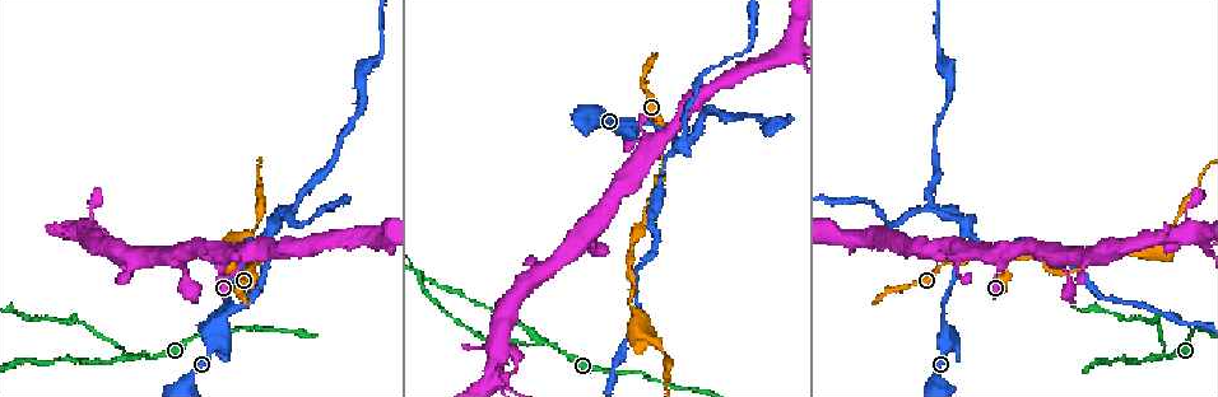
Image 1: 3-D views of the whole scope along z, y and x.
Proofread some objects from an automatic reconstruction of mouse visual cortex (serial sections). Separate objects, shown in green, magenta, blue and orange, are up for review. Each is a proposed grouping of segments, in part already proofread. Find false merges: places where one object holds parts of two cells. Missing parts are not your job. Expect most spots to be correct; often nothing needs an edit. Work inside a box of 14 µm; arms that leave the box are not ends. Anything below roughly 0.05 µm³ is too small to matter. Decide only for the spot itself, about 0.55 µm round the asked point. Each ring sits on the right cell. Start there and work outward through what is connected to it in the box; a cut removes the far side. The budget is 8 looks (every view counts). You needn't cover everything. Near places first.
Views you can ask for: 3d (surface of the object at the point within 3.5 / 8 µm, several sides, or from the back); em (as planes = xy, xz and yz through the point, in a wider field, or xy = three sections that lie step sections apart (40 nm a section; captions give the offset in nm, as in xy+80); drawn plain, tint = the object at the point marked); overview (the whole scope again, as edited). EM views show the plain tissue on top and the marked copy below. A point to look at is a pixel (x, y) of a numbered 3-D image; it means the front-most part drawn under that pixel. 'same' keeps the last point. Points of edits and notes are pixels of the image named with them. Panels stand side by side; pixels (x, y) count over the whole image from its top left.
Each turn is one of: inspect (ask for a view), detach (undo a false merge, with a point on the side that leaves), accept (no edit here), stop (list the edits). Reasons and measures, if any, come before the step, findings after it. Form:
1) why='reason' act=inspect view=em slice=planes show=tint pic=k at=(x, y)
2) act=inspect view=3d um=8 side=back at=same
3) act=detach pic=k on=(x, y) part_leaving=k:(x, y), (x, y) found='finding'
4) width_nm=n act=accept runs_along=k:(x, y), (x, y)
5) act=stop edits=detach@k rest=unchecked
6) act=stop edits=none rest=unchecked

why='abrupt turn' act=inspect view=3d um=8 pic=1 at=(224, 340)

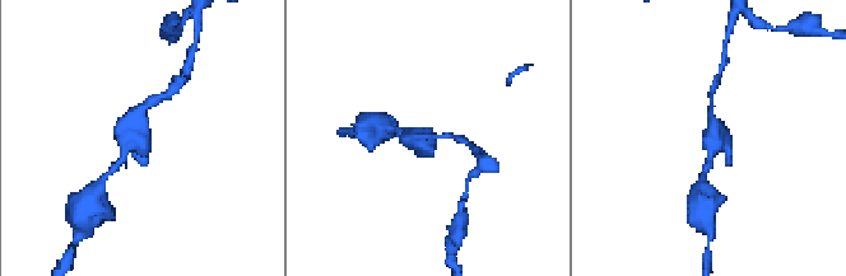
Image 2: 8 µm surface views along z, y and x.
act=inspect view=em slice=xy step=2 show=tint pic=2 at=(143, 142)

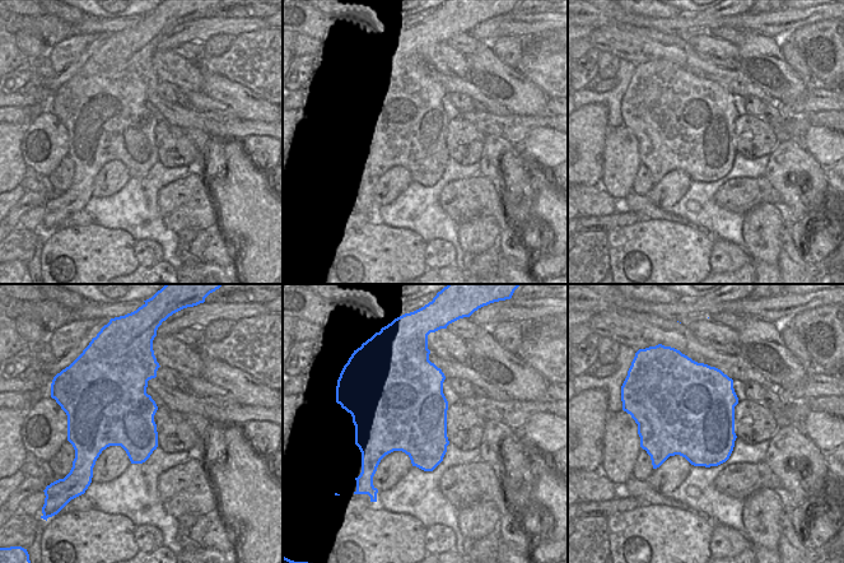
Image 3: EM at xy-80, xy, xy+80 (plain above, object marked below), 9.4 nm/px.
act=accept runs_along=2:(407, 135), (424, 145), (432, 154) found='continuous, no second cell'

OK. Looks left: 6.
act=inspect view=3d um=3.5 pic=1 at=(968, 235)

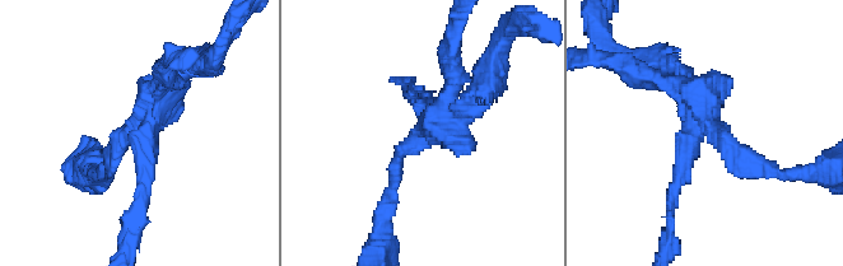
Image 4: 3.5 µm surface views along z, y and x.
arms=4 arm_widths_nm=200,200,200,250 why='shape alone is not enough' act=inspect view=em slice=xy step=2 show=tint pic=4 at=(432, 124)

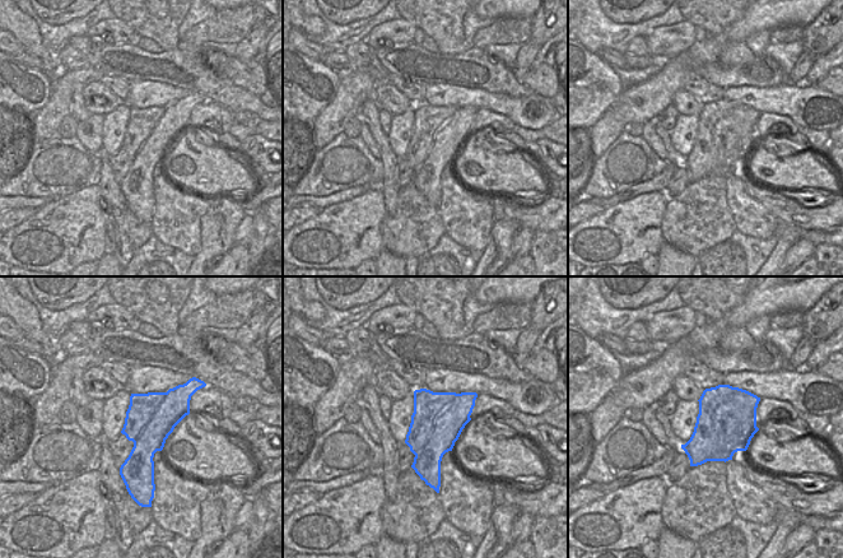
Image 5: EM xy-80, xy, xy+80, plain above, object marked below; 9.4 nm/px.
act=detach pic=4 on=(442, 50) found='two cells meet here'

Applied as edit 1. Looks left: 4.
act=inspect view=overview

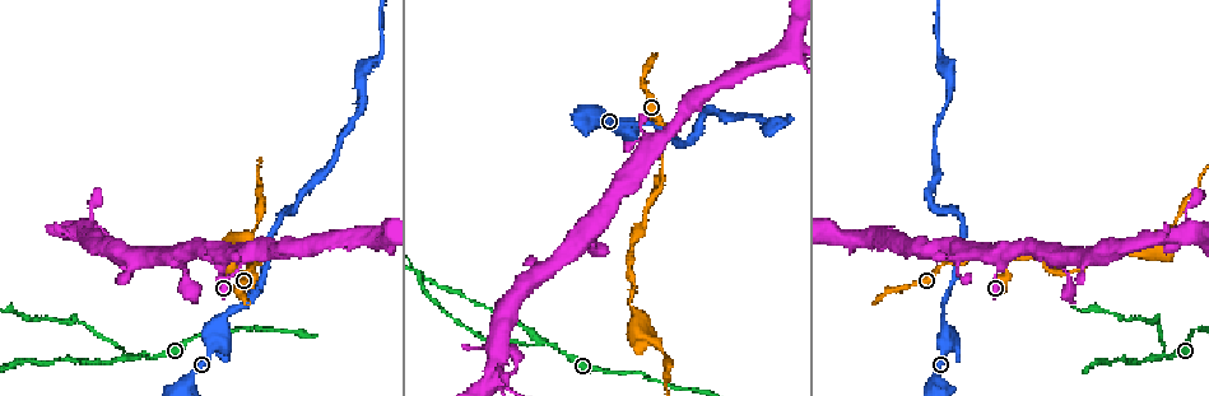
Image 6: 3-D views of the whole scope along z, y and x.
why='narrows sharply' act=inspect view=3d um=8 pic=6 at=(257, 223)

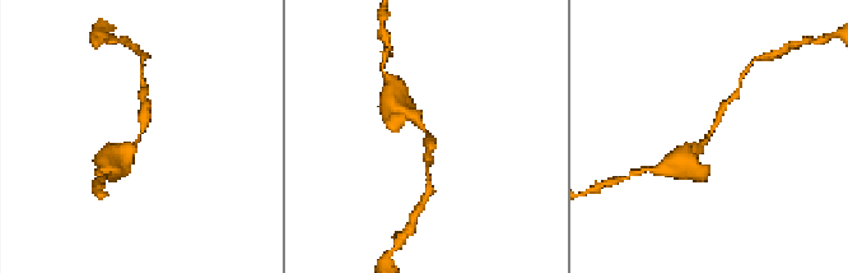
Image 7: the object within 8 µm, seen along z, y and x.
arm_widths_nm=200,300 why='now the EM' act=inspect view=em slice=xy step=1 show=tint pic=7 at=(426, 131)

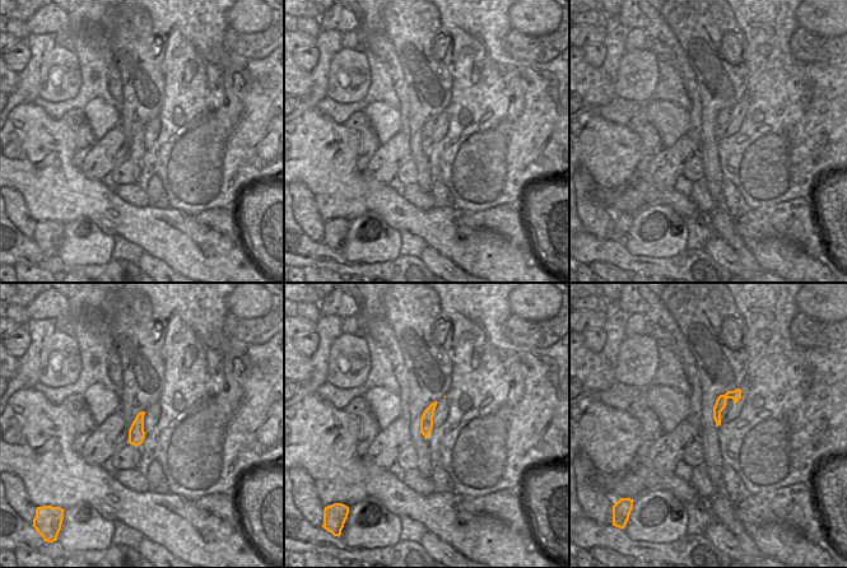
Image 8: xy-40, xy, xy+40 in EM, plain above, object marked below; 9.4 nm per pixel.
act=accept runs_along=7:(688, 156), (704, 144), (728, 102) found='continuous, no second cell'

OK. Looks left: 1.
act=stop edits=detach@4 rest=unchecked

